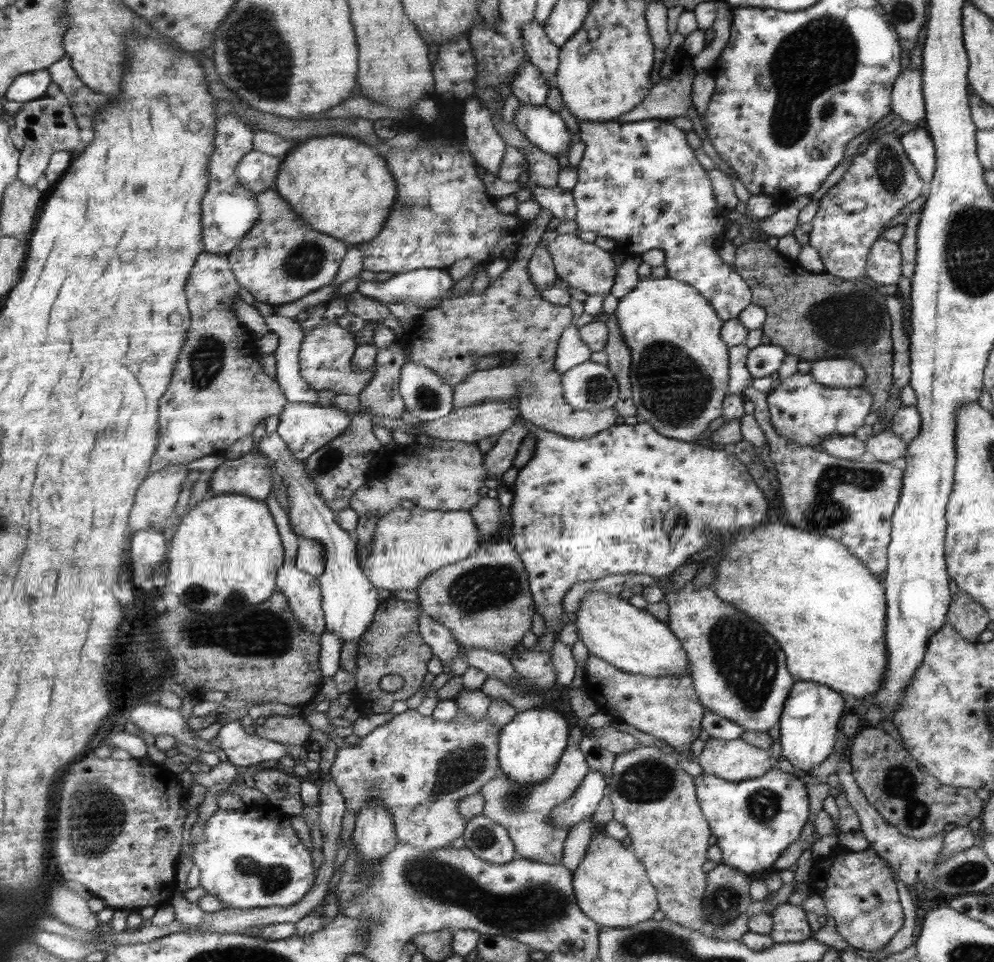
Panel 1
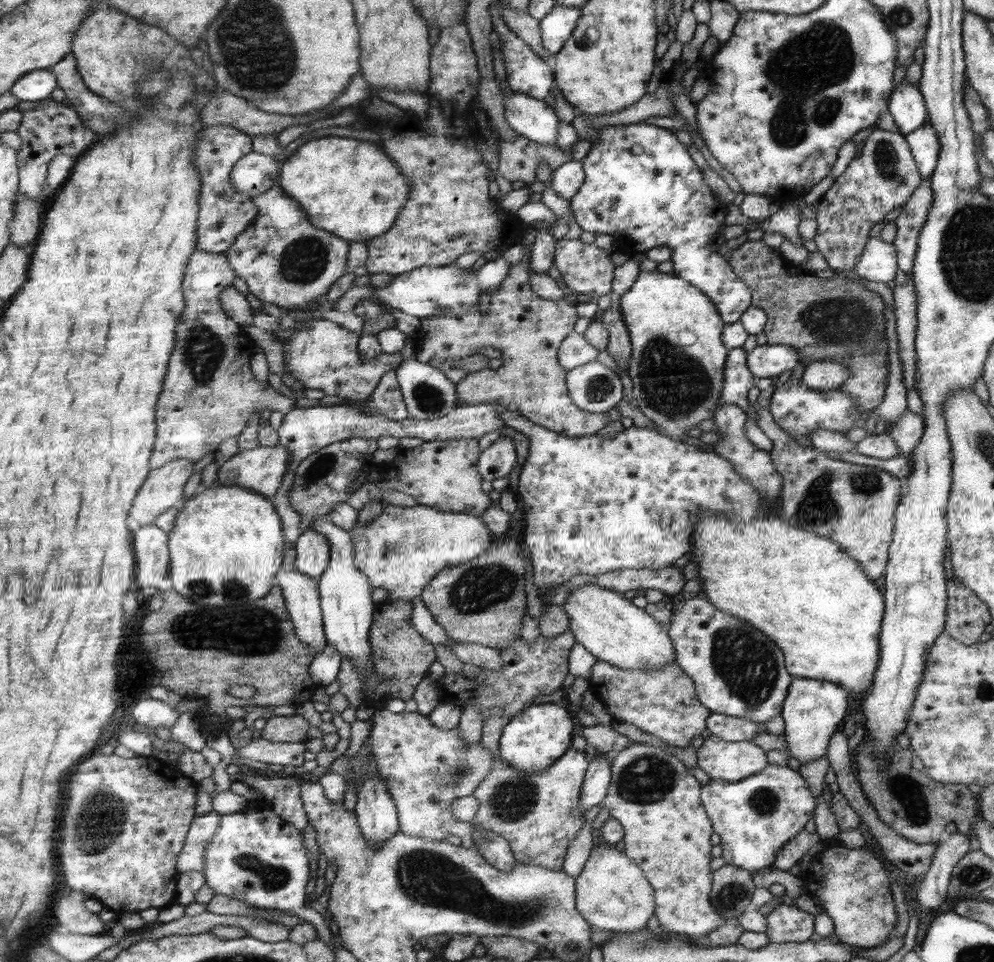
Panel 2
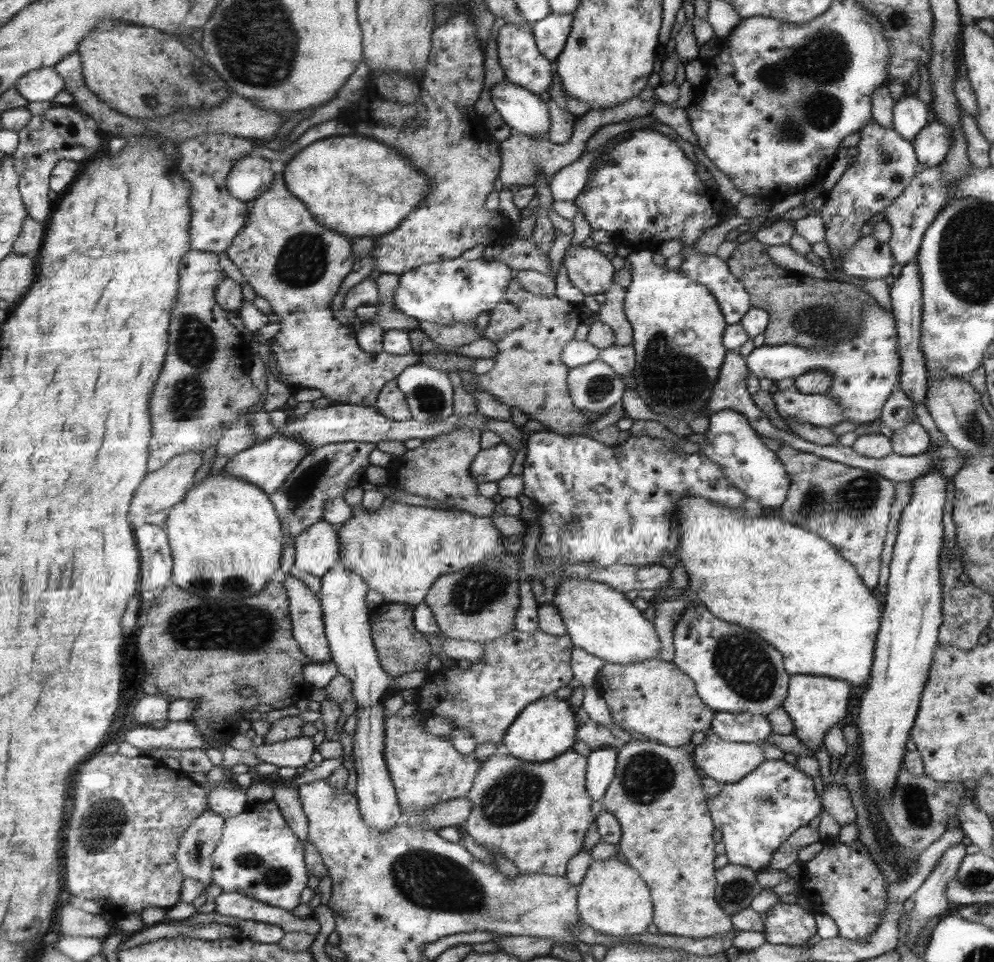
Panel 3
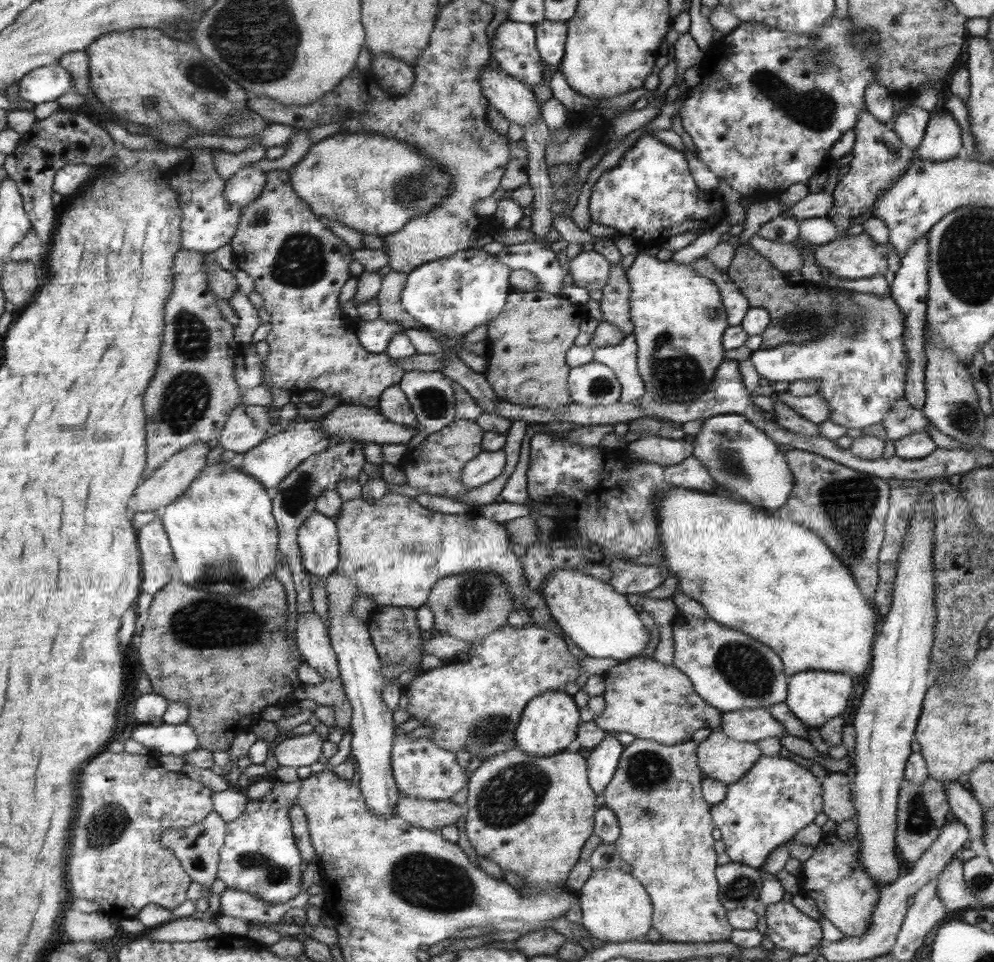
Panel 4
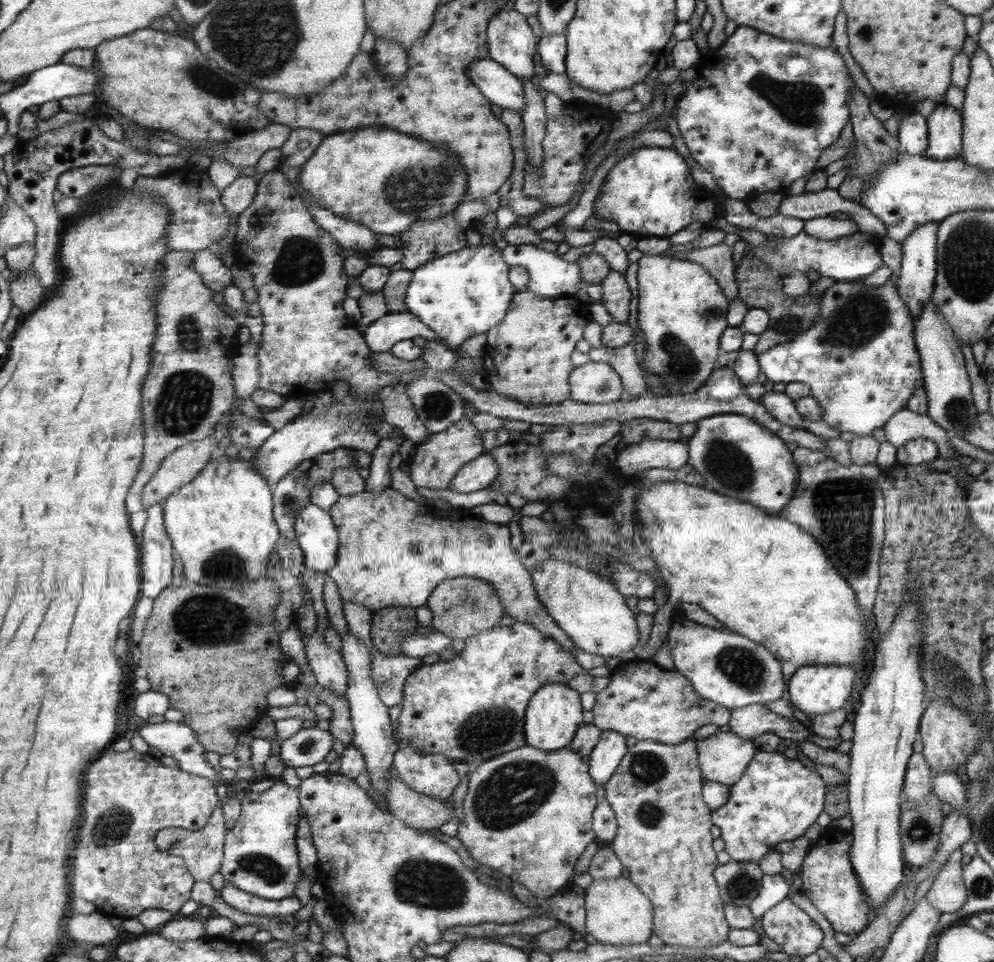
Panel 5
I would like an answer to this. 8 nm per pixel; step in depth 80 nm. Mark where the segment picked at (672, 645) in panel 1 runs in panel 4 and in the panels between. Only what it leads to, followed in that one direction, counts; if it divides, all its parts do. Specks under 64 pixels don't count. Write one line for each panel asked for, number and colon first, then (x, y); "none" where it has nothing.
2: (610, 628)
3: (600, 620)
4: (598, 620)

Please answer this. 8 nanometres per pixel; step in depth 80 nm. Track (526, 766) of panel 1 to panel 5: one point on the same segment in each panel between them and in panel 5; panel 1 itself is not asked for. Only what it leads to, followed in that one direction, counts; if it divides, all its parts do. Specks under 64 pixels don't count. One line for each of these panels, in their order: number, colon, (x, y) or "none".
2: (532, 740)
3: (546, 728)
4: (548, 723)
5: (552, 716)

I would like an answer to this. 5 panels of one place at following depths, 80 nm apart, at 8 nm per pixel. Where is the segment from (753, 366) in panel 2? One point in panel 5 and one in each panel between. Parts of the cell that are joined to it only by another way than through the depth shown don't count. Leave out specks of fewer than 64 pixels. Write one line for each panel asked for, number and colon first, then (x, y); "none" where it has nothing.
3: (864, 369)
4: (860, 364)
5: (859, 361)

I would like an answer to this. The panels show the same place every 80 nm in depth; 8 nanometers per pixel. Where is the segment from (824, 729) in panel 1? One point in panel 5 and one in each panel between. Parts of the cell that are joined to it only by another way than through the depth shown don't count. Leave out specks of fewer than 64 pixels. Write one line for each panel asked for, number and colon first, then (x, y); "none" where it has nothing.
2: (813, 708)
3: (813, 703)
4: (813, 696)
5: (814, 689)

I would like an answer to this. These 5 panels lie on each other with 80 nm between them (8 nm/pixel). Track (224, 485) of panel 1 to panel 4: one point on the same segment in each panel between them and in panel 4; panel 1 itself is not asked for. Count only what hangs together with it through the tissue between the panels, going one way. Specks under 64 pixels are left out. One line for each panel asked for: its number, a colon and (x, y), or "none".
2: (260, 469)
3: (267, 464)
4: (269, 462)

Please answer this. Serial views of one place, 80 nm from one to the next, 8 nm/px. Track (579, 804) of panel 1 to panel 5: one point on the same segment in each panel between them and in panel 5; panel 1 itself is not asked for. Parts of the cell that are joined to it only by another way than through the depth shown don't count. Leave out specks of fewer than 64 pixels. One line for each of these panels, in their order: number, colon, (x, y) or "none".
2: (593, 790)
3: (600, 770)
4: (603, 758)
5: (604, 757)

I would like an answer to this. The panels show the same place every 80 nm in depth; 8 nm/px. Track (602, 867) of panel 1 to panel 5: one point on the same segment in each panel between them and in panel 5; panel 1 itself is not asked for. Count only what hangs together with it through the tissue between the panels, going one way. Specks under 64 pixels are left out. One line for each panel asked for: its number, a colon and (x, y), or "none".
2: (611, 893)
3: (612, 899)
4: (615, 908)
5: (617, 913)

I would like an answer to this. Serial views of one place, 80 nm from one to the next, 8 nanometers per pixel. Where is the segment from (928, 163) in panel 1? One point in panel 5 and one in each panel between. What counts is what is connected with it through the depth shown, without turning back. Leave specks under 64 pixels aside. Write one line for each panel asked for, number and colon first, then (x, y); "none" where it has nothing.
2: (922, 141)
3: (931, 143)
4: (941, 140)
5: (944, 124)

